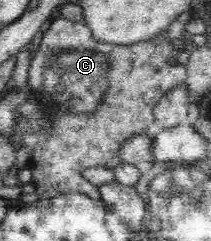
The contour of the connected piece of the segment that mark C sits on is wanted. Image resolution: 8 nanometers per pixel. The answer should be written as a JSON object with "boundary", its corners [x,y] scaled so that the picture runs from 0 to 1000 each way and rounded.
{"boundary":[[[294,66],[256,79],[227,124],[171,166],[180,195],[156,212],[137,270],[128,357],[237,444],[237,523],[199,527],[156,560],[156,660],[133,697],[152,710],[152,776],[190,830],[242,826],[284,805],[374,797],[445,830],[479,830],[469,776],[393,734],[393,714],[436,689],[483,689],[555,643],[578,602],[640,560],[735,548],[725,456],[825,357],[872,349],[886,290],[872,270],[806,270],[801,241],[848,216],[782,158],[782,124],[626,187],[550,187],[464,174],[436,129],[389,87],[346,87]]]}

